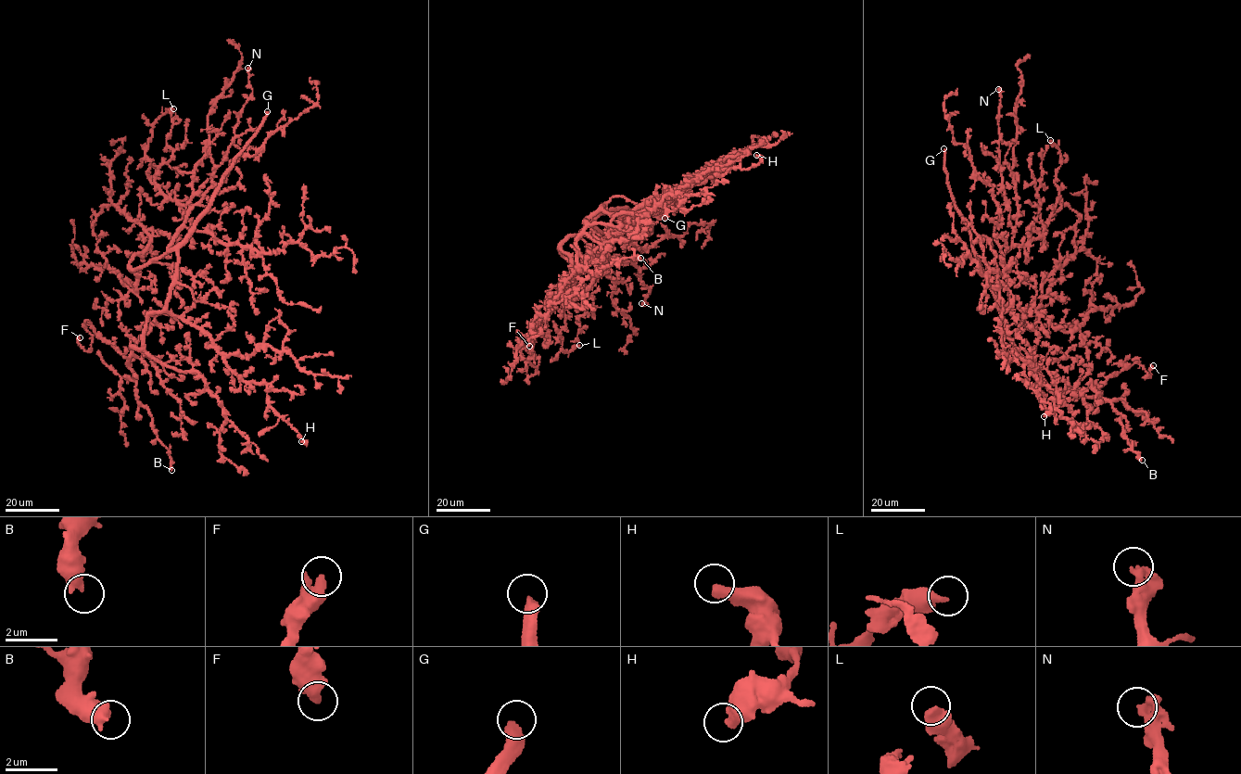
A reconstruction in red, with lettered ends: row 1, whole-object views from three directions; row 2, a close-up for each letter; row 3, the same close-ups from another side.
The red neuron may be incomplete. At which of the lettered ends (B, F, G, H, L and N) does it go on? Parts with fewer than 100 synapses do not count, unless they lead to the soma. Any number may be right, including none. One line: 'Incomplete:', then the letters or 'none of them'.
Incomplete: G

